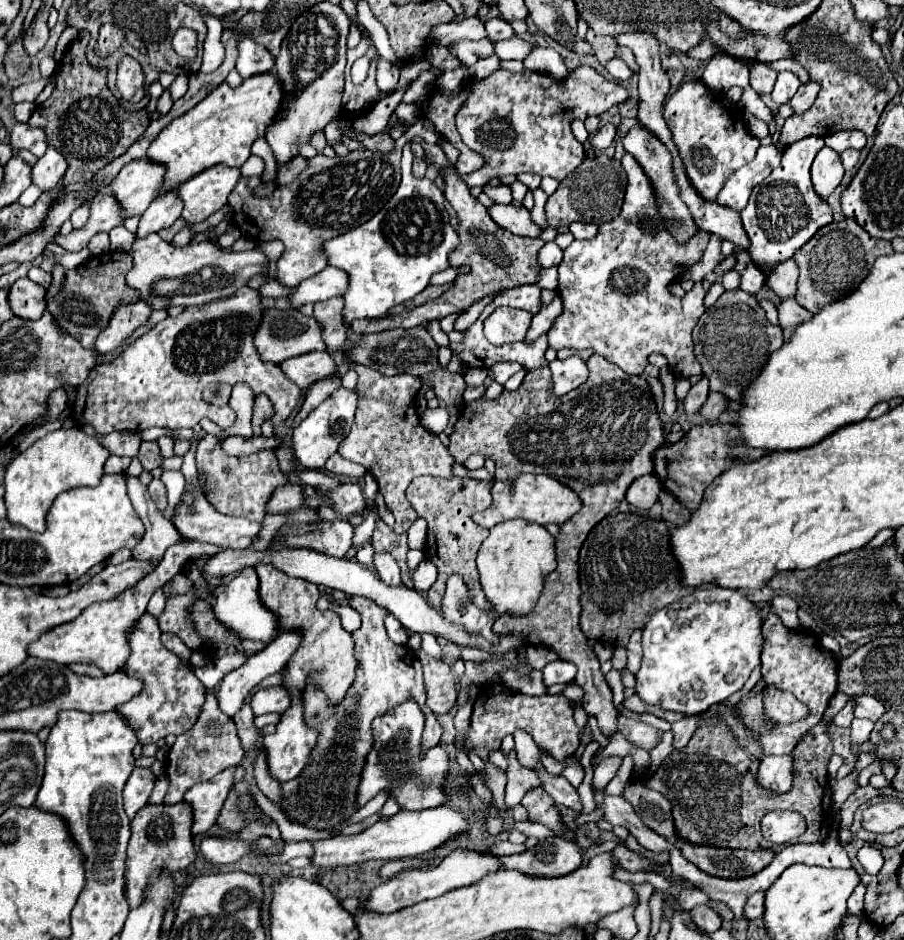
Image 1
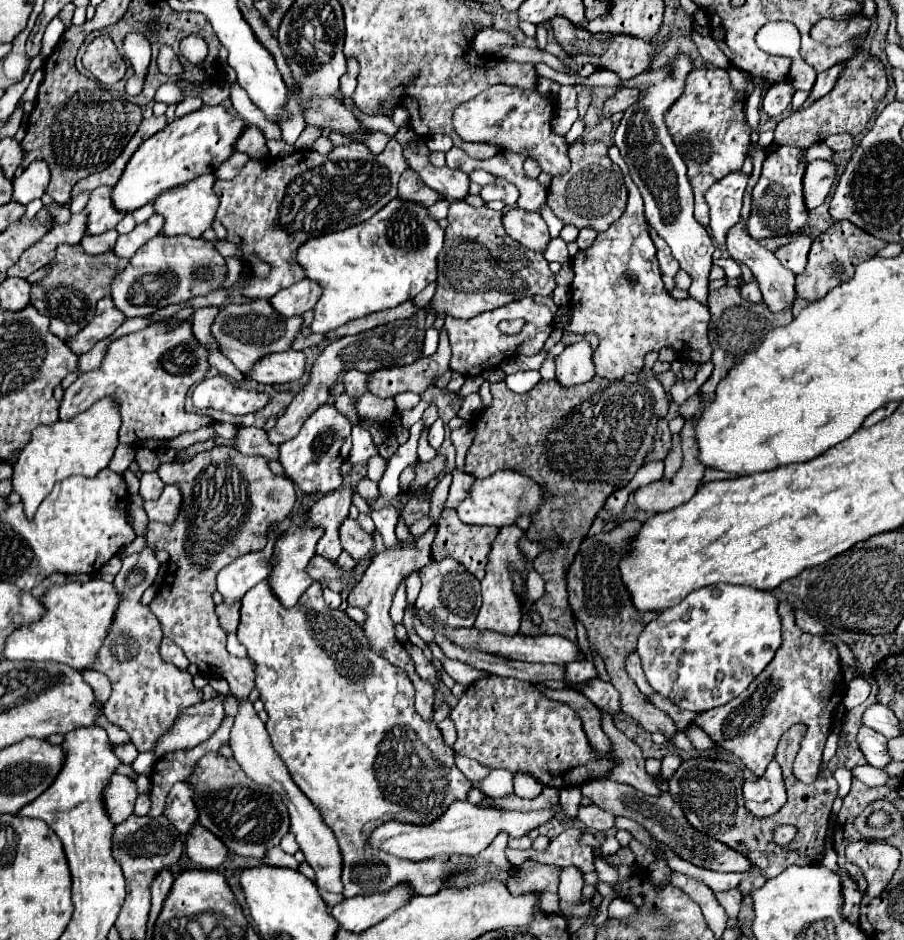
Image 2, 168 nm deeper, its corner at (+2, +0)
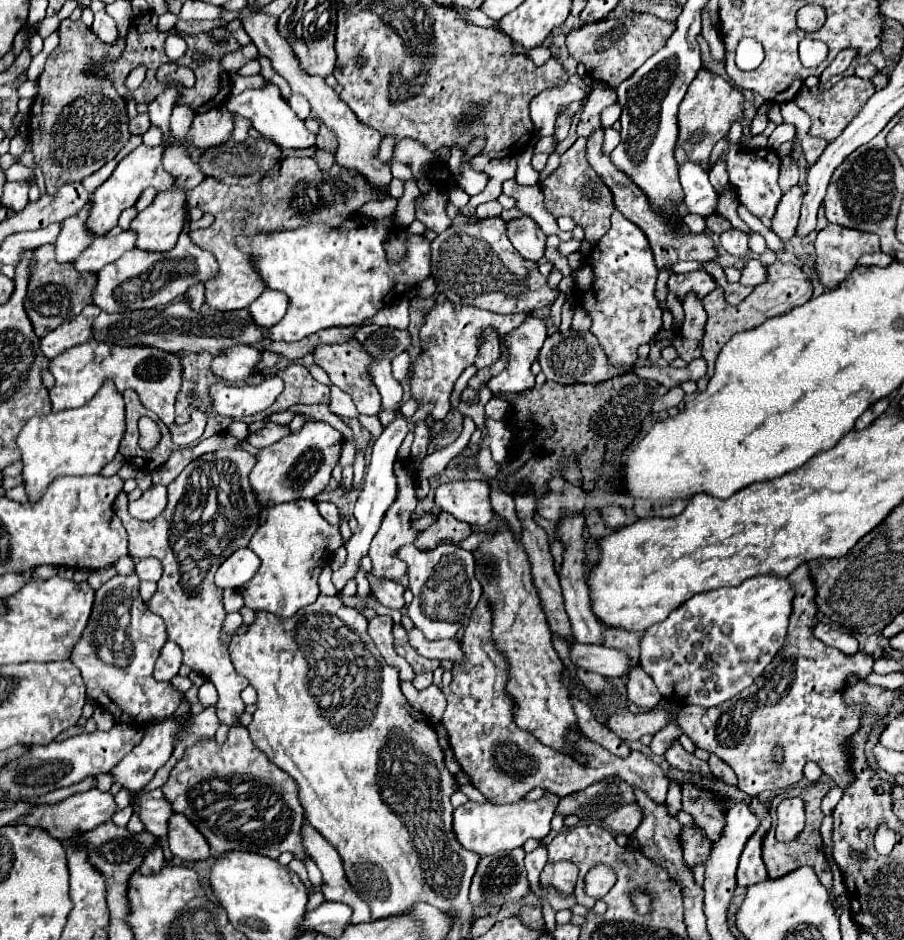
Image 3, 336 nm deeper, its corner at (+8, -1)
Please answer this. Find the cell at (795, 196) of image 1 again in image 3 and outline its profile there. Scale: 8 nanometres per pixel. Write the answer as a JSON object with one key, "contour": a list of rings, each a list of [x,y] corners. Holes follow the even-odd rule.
{"contour":[[[720,140],[716,146],[714,146],[714,152],[712,152],[712,164],[718,160],[718,156],[724,156],[726,164],[728,164],[728,174],[730,174],[730,182],[734,184],[736,192],[738,192],[738,198],[744,206],[748,206],[748,210],[760,218],[760,222],[770,228],[772,226],[772,218],[776,214],[776,208],[778,208],[778,202],[782,198],[782,190],[776,182],[778,174],[780,174],[780,158],[774,150],[768,150],[768,148],[762,148],[762,150],[740,150],[738,144],[732,146],[728,144],[728,140]]]}

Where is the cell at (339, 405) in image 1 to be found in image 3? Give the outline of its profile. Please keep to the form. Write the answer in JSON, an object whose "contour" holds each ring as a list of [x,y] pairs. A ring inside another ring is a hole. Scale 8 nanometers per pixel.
{"contour":[[[322,420],[306,422],[298,432],[278,440],[272,446],[266,446],[258,454],[258,462],[250,472],[250,484],[262,500],[262,504],[272,506],[296,498],[314,498],[330,482],[332,470],[342,454],[342,434]]]}

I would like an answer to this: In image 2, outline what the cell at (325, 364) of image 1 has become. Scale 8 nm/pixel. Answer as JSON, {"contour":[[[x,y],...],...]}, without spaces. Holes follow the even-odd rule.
{"contour":[[[280,351],[280,355],[266,355],[252,369],[250,379],[262,385],[284,385],[294,379],[300,379],[304,373],[306,357],[300,351]]]}

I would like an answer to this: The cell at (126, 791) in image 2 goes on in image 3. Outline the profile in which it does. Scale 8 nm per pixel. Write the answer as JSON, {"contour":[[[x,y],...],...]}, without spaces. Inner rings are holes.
{"contour":[[[92,788],[84,794],[74,794],[58,804],[50,804],[50,806],[36,806],[34,812],[30,816],[26,816],[26,820],[18,820],[16,824],[28,824],[28,826],[40,826],[44,830],[50,832],[50,836],[62,840],[66,836],[74,836],[78,832],[90,832],[94,828],[98,828],[100,824],[112,820],[112,816],[116,814],[116,802],[114,796],[110,792],[102,792],[98,788]]]}

